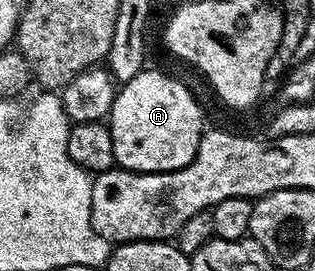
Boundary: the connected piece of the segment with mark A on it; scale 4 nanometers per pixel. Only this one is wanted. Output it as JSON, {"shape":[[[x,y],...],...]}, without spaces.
{"shape":[[[150,67],[123,83],[116,92],[109,114],[109,128],[116,166],[129,169],[132,173],[172,173],[174,169],[184,169],[197,155],[199,140],[205,132],[203,113],[194,95],[177,78],[167,73],[158,73]]]}

